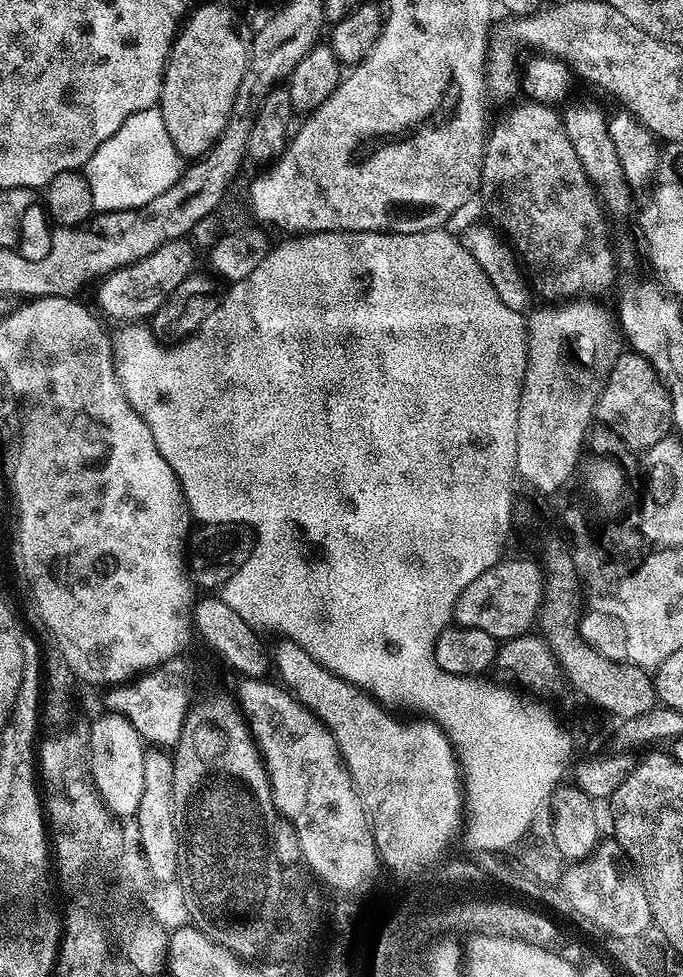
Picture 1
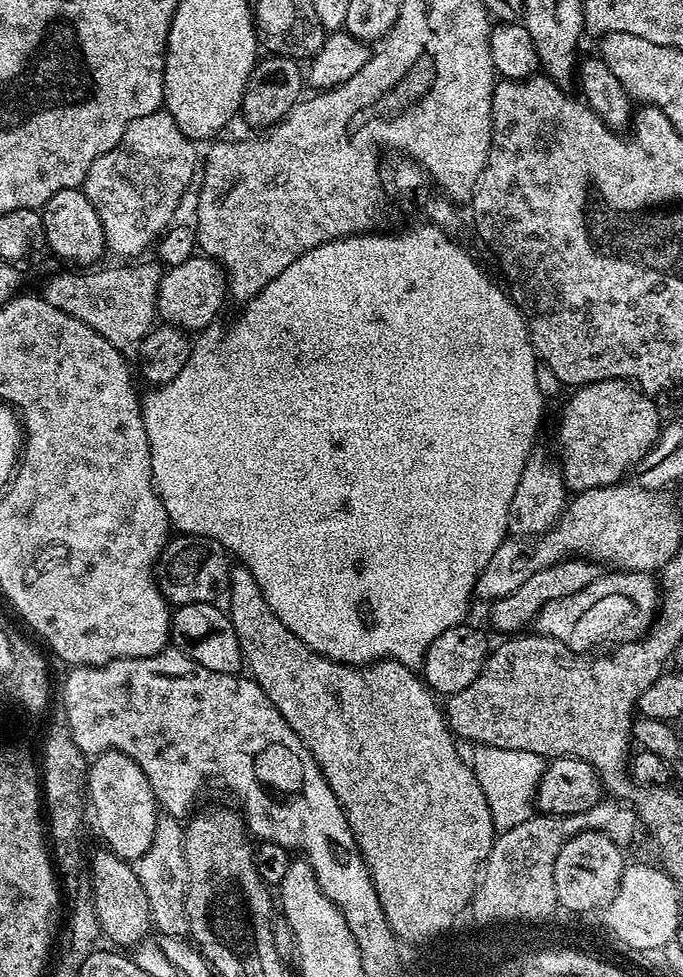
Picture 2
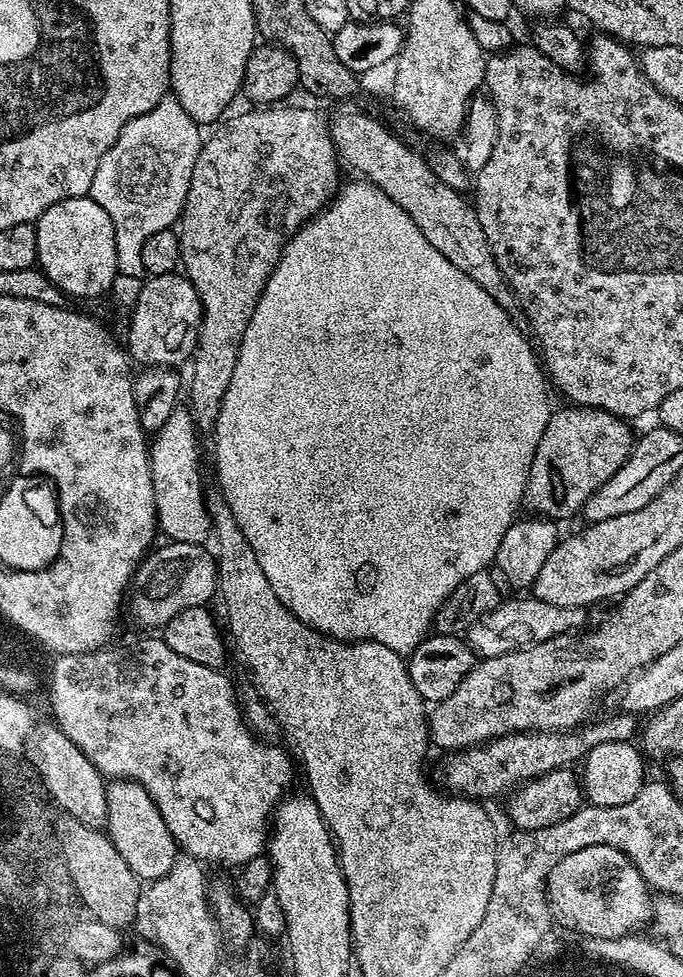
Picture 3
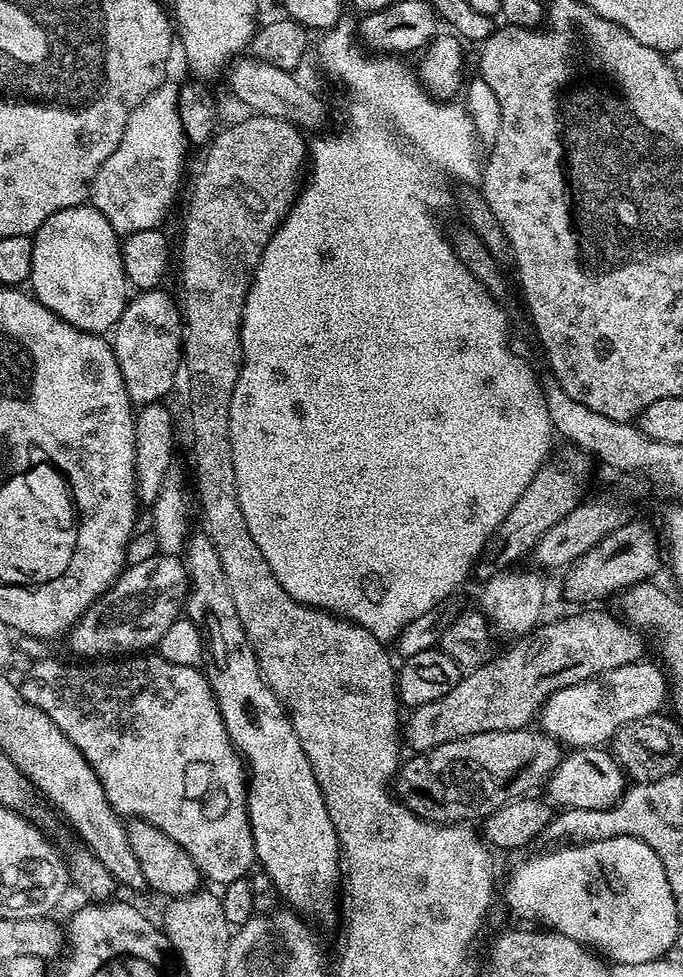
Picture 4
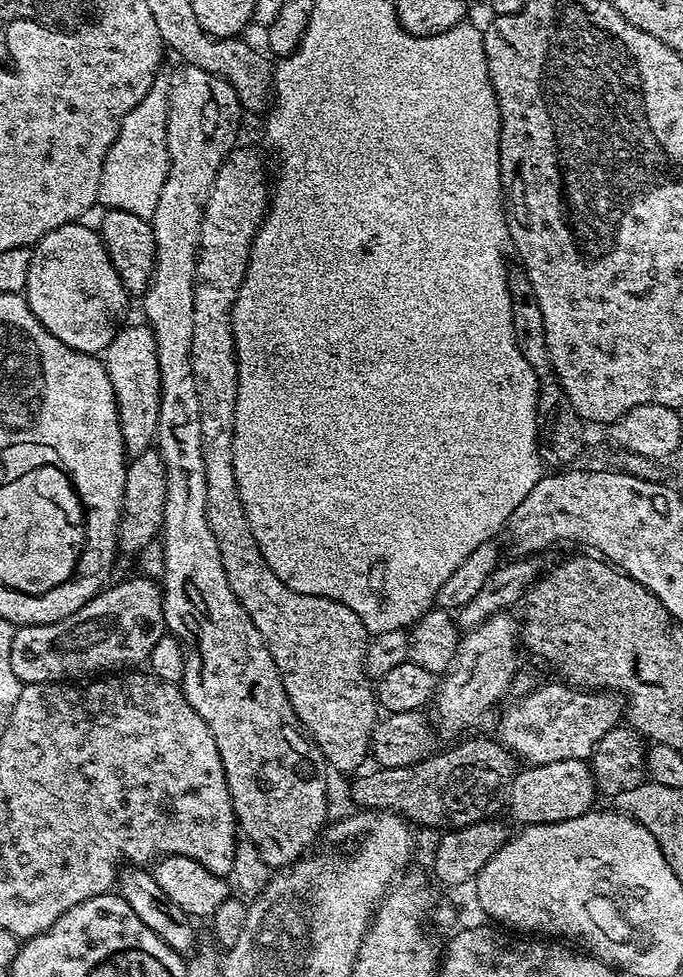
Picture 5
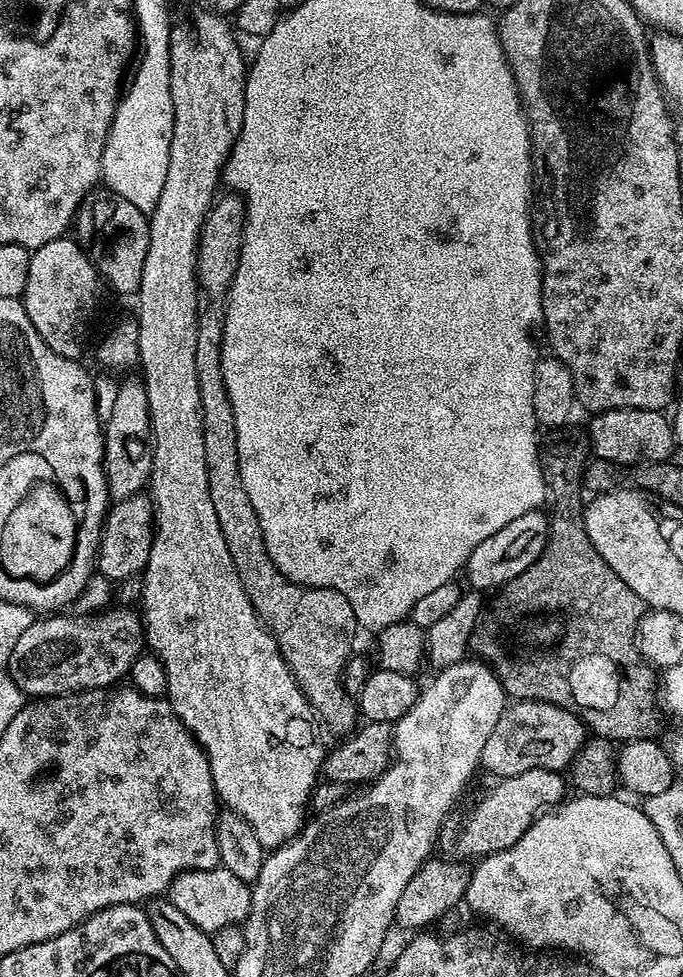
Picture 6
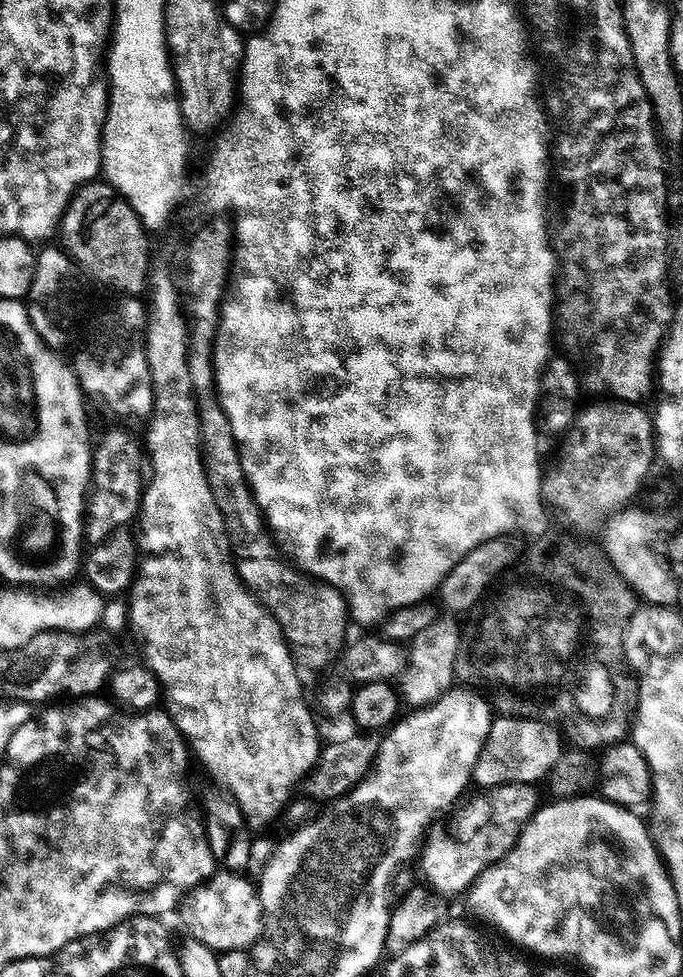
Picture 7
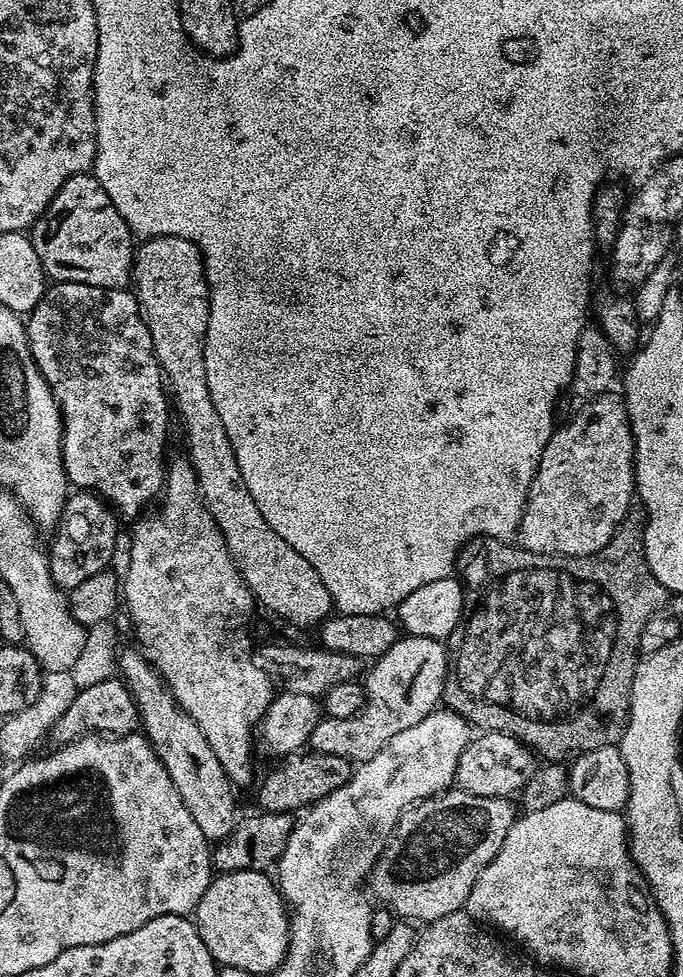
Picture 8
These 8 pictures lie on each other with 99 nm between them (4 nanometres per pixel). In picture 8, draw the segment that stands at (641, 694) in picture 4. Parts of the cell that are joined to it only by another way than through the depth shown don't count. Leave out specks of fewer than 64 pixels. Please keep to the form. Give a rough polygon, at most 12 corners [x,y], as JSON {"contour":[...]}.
{"contour":[[485,732],[458,760],[455,787],[515,797],[538,757],[516,736]]}

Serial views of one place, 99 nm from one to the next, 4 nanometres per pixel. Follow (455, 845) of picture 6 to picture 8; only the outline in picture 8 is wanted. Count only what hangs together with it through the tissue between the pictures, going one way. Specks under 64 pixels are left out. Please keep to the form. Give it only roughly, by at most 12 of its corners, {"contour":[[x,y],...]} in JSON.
{"contour":[[453,787],[401,815],[371,895],[461,911],[517,805]]}

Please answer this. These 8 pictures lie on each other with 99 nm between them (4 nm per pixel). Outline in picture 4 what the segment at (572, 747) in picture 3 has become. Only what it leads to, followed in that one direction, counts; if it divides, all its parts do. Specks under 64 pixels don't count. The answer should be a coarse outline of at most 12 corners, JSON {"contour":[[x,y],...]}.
{"contour":[[532,726],[409,755],[400,803],[480,822],[541,787],[565,755]]}

